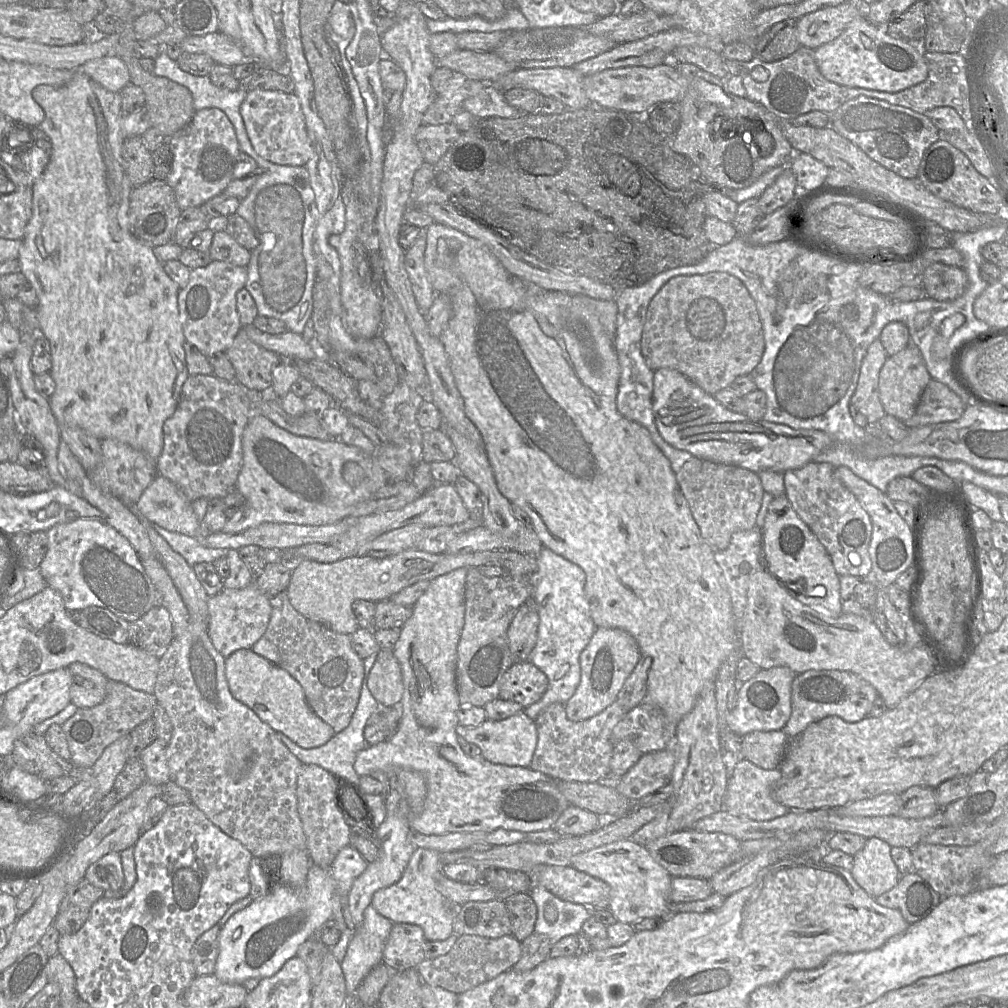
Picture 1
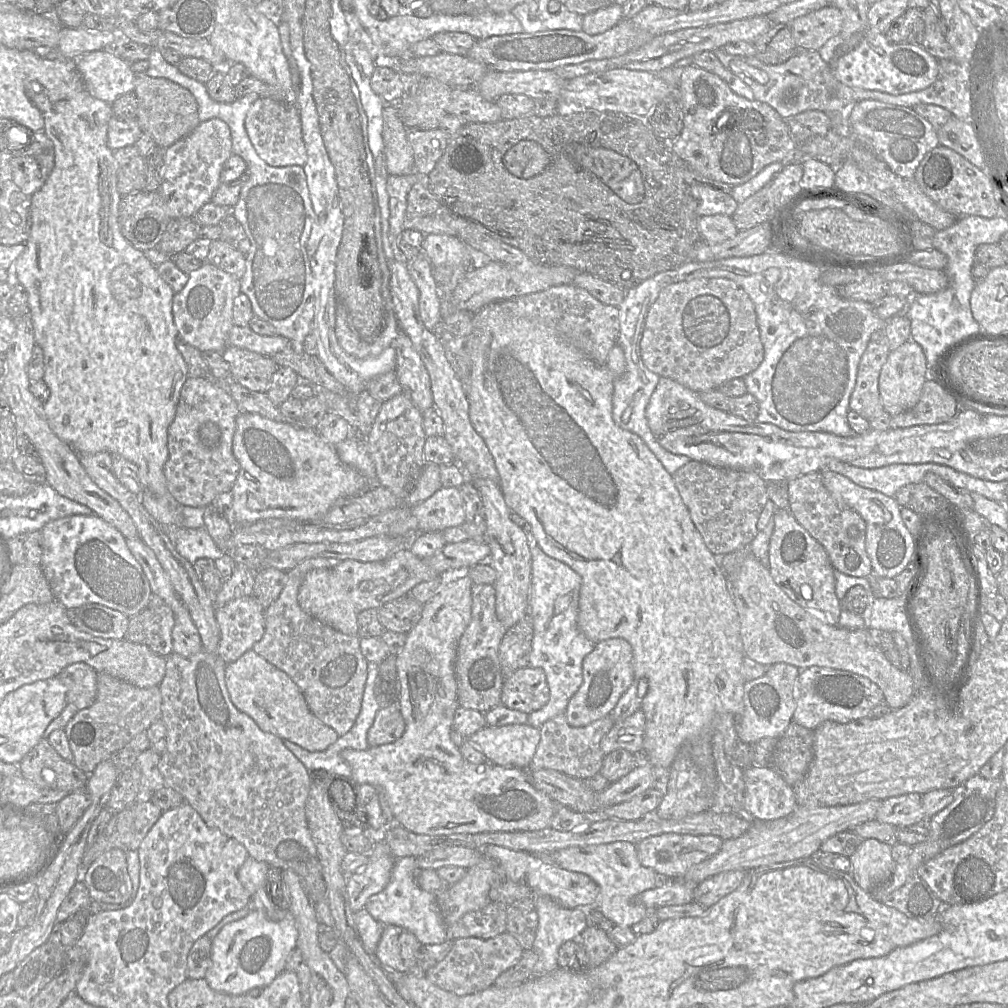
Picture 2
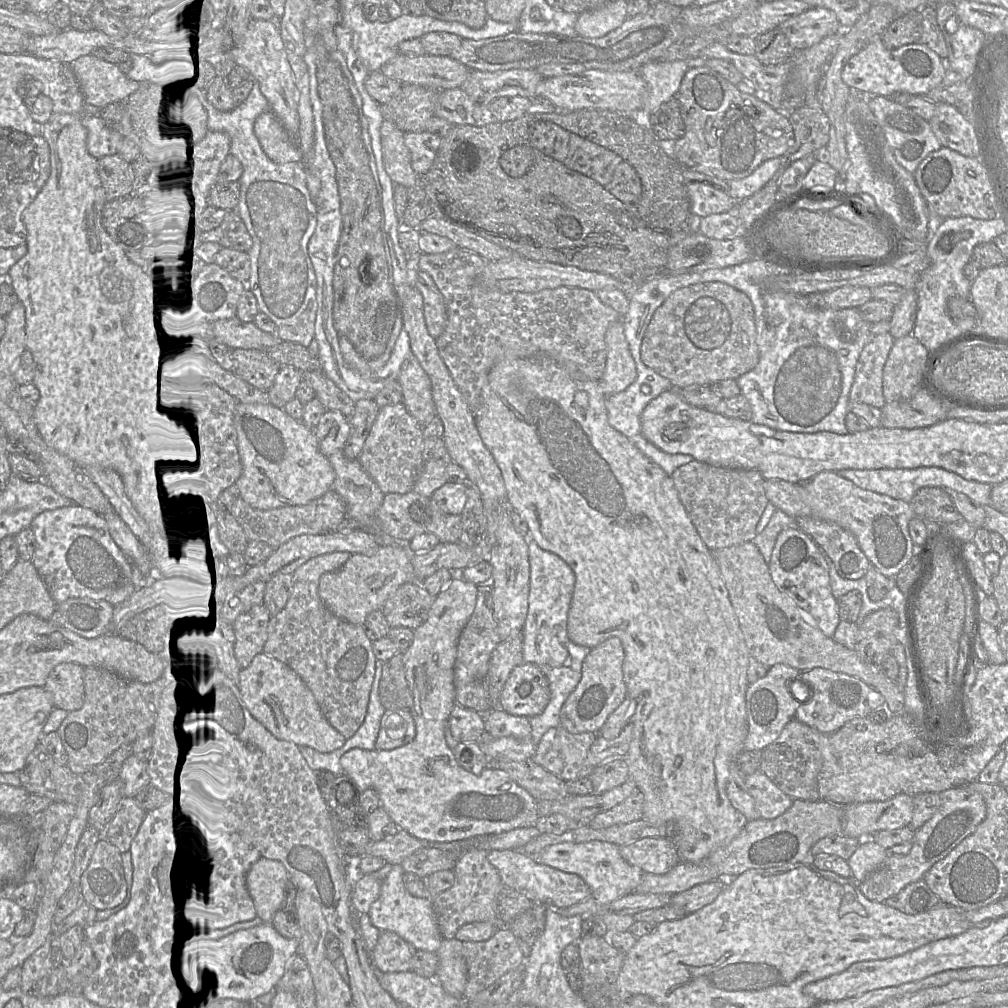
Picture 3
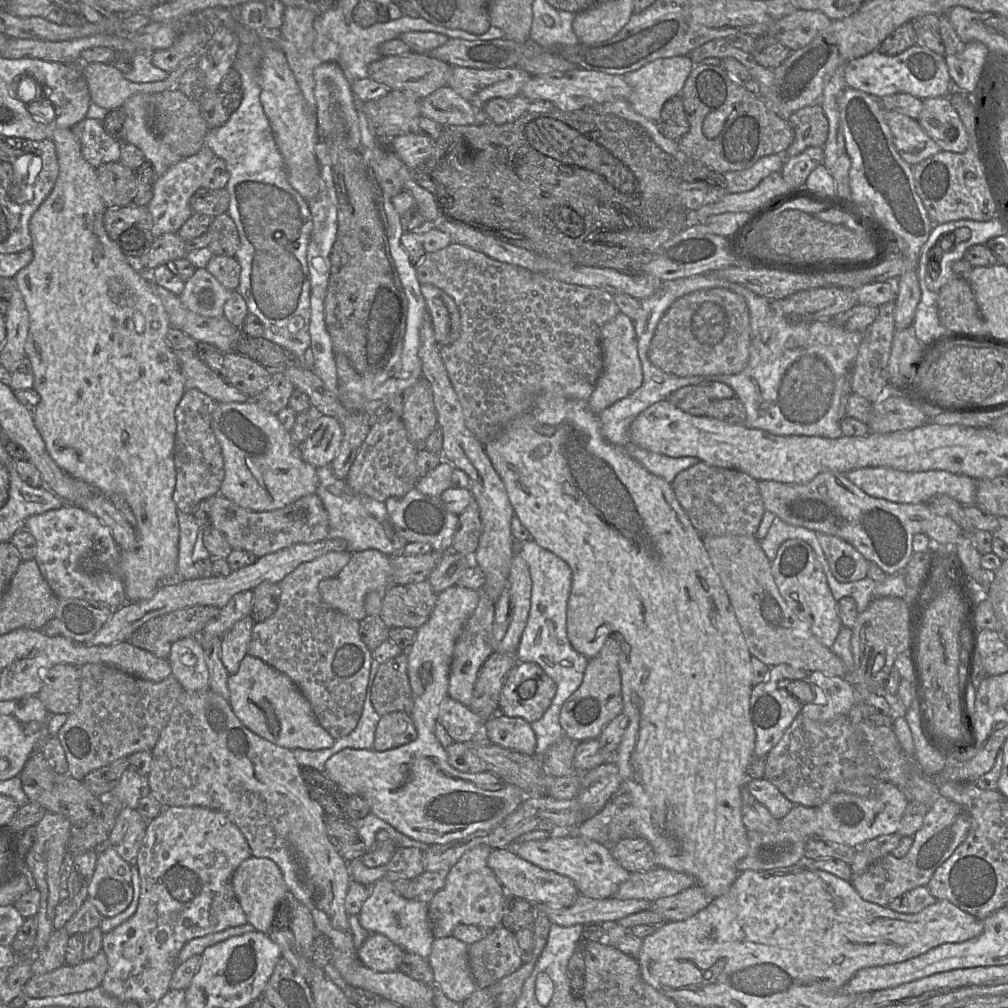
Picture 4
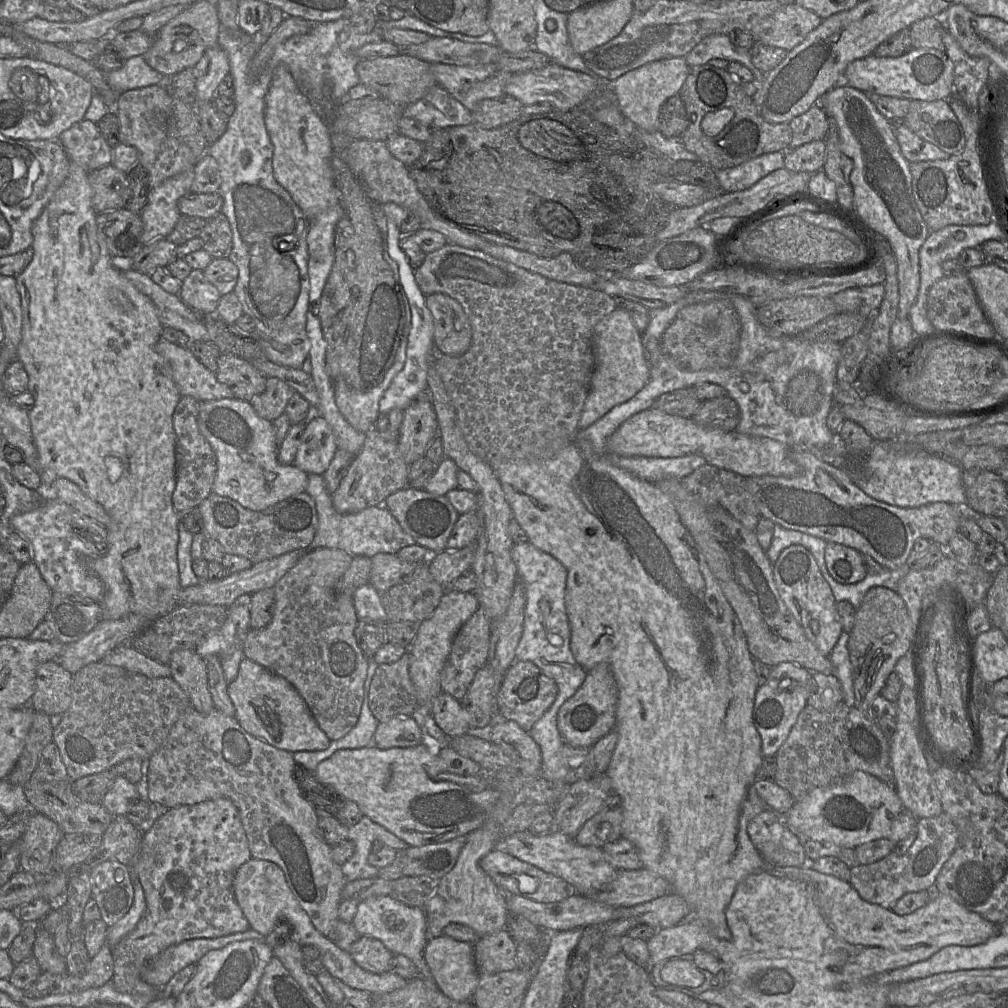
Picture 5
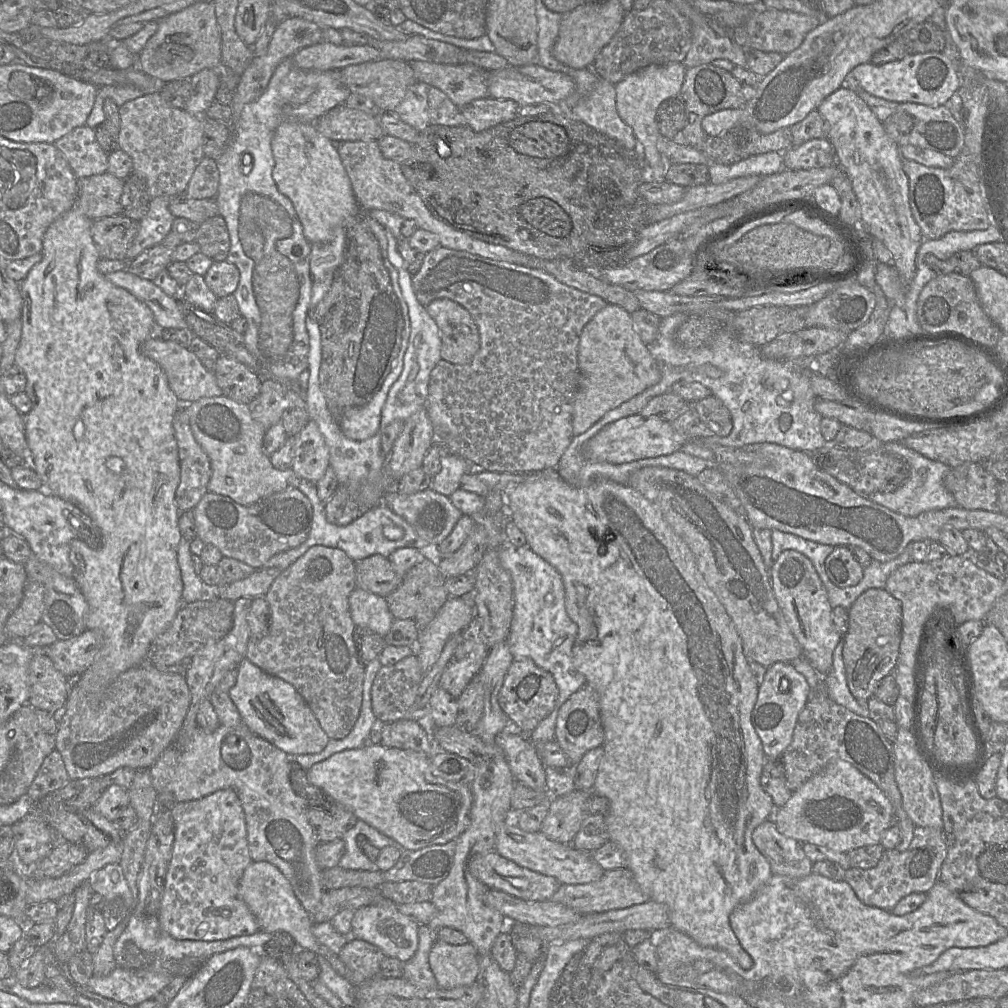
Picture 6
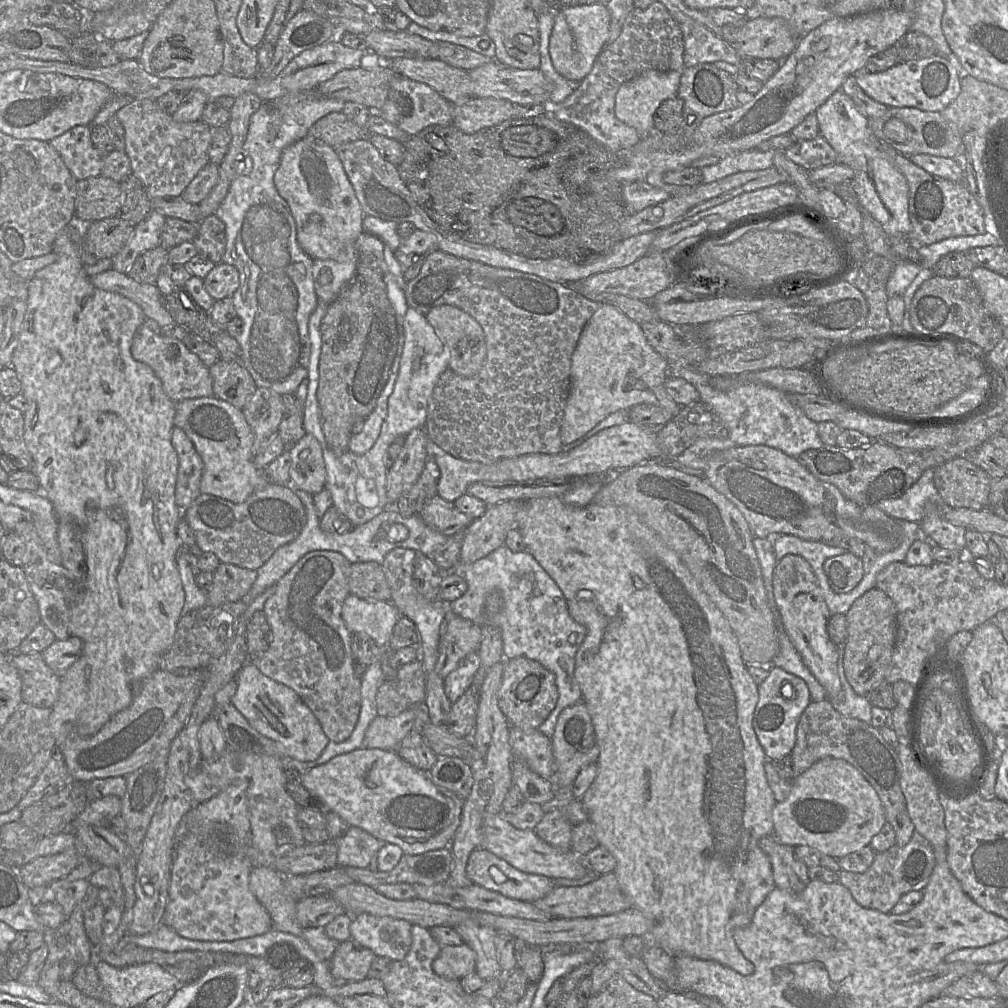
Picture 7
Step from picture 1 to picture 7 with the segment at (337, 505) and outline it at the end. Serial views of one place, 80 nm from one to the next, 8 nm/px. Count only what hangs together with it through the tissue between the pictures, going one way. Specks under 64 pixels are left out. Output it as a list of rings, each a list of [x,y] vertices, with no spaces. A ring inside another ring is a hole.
[[[214,396],[181,400],[176,402],[174,426],[186,433],[202,459],[204,467],[200,481],[201,493],[214,495],[233,503],[243,503],[257,487],[263,487],[271,482],[265,474],[265,469],[261,470],[253,463],[254,435],[241,409]]]

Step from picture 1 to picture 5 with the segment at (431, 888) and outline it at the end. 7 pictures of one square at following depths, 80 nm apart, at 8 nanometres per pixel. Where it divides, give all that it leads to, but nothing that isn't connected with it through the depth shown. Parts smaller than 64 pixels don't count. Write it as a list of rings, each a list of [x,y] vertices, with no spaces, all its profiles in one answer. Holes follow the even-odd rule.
[[[390,895],[374,896],[359,903],[352,924],[361,936],[381,941],[394,955],[406,956],[419,968],[421,977],[430,978],[424,960],[424,948],[429,939],[427,917],[423,907],[408,906]]]

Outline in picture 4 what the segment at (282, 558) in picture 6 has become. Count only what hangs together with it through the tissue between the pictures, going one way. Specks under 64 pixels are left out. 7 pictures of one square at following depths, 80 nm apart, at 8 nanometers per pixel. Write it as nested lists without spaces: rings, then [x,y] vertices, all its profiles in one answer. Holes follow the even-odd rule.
[[[331,464],[317,468],[316,473],[316,495],[321,498],[329,517],[327,538],[343,540],[350,552],[376,549],[390,556],[403,550],[407,542],[394,530],[384,502],[353,492],[346,480],[335,477]]]

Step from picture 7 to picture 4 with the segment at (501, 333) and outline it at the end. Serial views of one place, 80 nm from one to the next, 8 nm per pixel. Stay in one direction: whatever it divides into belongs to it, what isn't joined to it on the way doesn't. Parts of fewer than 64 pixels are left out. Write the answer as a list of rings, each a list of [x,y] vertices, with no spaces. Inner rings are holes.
[[[453,241],[438,251],[426,253],[422,261],[415,266],[415,270],[420,284],[430,284],[443,290],[454,300],[459,309],[460,336],[452,344],[440,346],[439,354],[462,406],[466,426],[482,445],[485,446],[496,440],[510,422],[532,408],[537,396],[543,392],[556,393],[572,399],[589,399],[603,372],[601,330],[608,321],[619,313],[619,308],[610,293],[597,288],[556,281],[542,273],[535,273],[517,265],[495,260],[482,252]]]

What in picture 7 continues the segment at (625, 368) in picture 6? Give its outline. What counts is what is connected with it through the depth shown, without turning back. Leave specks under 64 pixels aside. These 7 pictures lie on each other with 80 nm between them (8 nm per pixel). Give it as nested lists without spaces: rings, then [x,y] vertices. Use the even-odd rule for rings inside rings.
[[[601,304],[583,328],[571,357],[570,392],[560,429],[564,445],[585,435],[609,414],[639,404],[664,409],[671,419],[682,406],[667,394],[664,383],[670,363],[648,343],[641,326],[617,307]]]

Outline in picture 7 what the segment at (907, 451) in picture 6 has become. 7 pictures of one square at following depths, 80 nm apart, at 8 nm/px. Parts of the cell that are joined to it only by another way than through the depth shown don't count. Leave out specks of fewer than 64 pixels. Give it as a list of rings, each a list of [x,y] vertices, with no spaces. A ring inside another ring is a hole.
[[[934,469],[925,470],[920,478],[899,498],[880,501],[876,506],[894,519],[920,523],[927,503],[945,510],[946,506],[934,485]]]

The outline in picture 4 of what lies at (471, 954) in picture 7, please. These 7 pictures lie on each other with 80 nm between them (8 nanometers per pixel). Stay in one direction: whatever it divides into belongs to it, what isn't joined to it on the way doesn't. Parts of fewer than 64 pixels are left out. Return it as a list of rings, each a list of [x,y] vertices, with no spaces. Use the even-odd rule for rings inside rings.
[[[453,936],[434,939],[427,958],[433,982],[449,1000],[461,1004],[476,989],[468,959],[468,945]]]

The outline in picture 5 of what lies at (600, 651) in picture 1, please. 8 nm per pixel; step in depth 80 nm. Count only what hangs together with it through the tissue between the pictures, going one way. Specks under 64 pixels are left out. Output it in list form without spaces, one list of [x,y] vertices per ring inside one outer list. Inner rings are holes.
[[[601,662],[590,669],[581,687],[562,704],[558,711],[557,725],[566,744],[590,748],[614,729],[618,695],[618,686],[609,663]]]

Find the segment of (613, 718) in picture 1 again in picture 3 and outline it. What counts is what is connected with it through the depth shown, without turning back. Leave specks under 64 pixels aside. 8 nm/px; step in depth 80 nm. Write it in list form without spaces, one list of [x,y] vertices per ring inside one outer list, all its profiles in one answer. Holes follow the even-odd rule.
[[[562,725],[549,729],[541,738],[533,760],[564,781],[588,777],[595,767],[588,761],[591,745],[599,734],[573,734]]]

